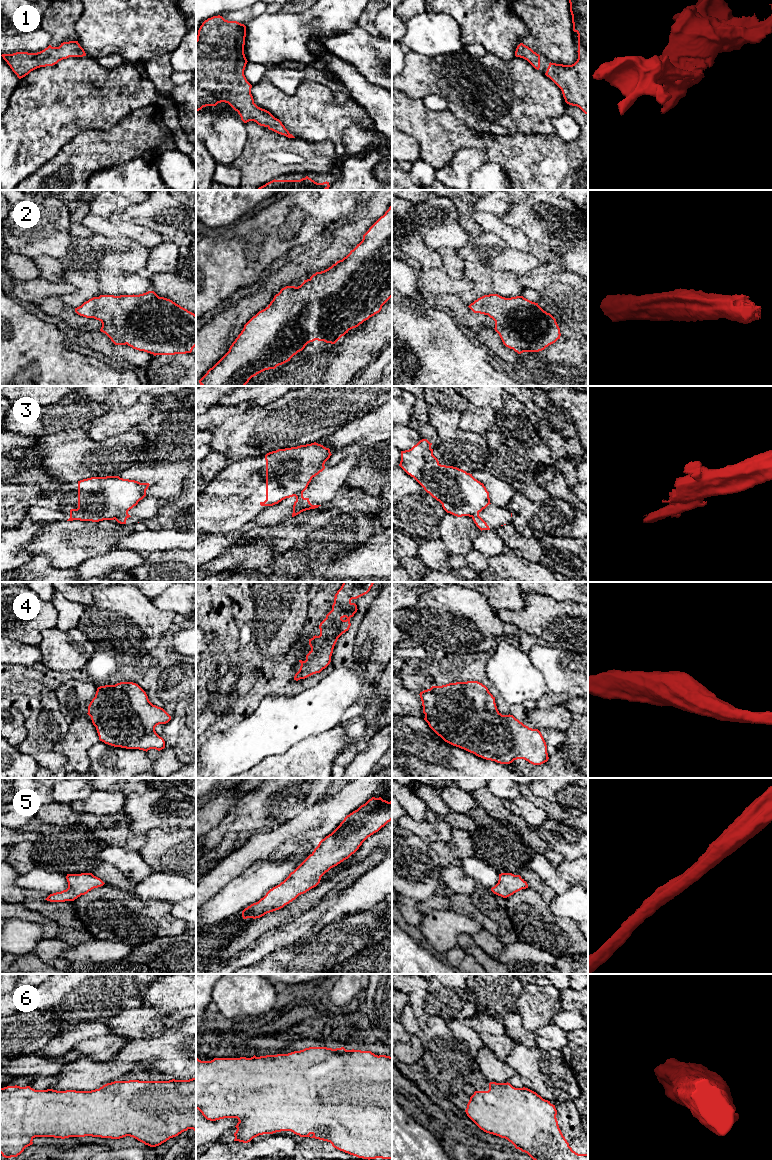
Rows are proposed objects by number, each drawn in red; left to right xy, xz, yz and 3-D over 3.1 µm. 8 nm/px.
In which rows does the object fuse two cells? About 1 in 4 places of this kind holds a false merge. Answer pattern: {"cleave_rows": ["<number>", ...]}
{"cleave_rows": ["3"]}

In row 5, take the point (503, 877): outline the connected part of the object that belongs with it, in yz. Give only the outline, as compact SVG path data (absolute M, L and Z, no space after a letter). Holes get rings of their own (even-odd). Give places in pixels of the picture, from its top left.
M501 873L499 874L498 883L491 888L491 891L498 896L507 898L526 888L528 888L528 884L520 875Z

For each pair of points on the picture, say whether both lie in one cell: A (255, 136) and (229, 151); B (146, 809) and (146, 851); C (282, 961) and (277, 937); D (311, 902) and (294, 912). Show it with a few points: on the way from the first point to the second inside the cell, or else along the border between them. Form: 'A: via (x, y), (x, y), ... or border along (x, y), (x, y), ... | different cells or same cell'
A: border along (246, 123), (246, 141), (243, 150), (232, 162) | different cells
B: border along (169, 831), (150, 829), (145, 834) | different cells
C: border along (301, 938), (290, 945), (272, 951), (260, 962) | different cells
D: via (307, 902), (298, 908) | same cell

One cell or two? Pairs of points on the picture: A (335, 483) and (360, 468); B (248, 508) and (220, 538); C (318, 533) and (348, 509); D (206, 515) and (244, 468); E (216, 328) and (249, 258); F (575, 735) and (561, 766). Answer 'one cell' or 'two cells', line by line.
A: two cells
B: two cells
C: one cell
D: one cell
E: two cells
F: one cell

